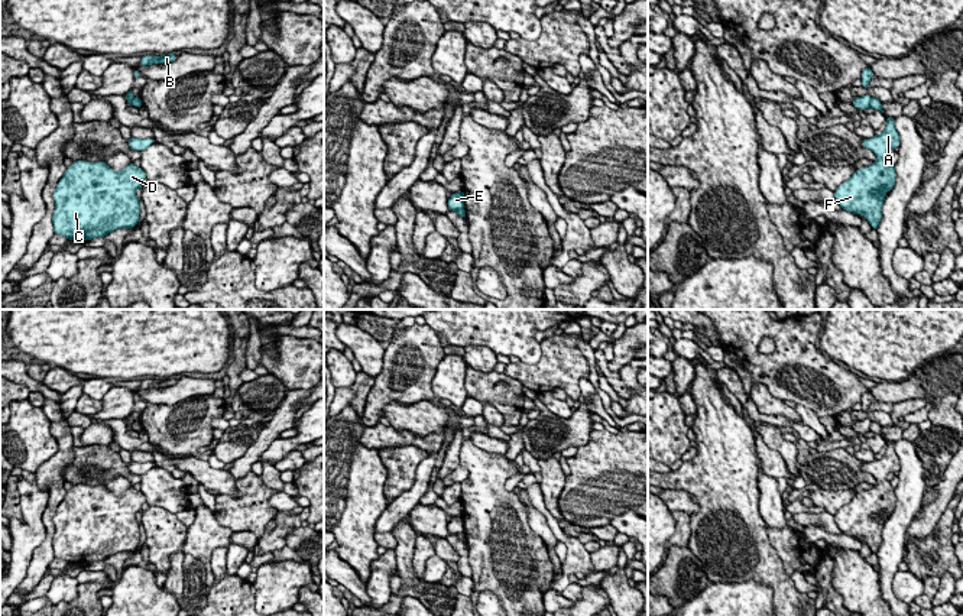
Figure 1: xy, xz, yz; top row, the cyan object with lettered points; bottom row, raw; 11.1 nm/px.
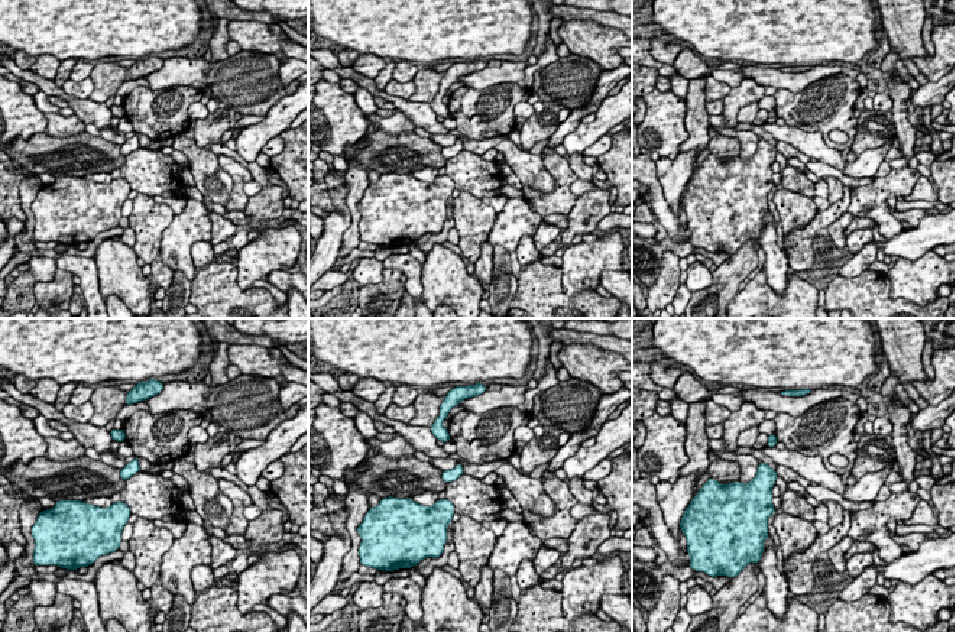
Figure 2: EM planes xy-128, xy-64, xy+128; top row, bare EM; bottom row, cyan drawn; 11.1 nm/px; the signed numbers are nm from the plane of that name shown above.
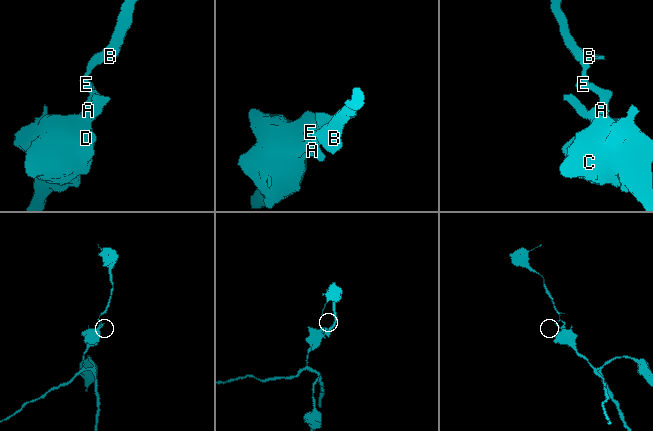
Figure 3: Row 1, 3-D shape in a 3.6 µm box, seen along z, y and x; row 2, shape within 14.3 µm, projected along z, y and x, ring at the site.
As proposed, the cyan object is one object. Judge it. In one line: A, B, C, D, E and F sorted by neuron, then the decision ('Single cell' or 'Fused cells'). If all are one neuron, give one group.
Groups: A C D F / B E. Fused cells

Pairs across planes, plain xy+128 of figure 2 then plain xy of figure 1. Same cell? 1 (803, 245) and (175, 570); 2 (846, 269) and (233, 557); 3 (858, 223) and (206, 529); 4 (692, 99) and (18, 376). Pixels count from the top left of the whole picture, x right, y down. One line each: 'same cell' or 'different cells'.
1: same cell
2: same cell
3: different cells
4: different cells

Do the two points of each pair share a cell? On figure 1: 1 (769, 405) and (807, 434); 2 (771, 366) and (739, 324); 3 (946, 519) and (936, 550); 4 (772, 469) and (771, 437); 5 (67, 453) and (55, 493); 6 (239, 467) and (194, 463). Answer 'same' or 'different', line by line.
1: different
2: same
3: same
4: different
5: same
6: different

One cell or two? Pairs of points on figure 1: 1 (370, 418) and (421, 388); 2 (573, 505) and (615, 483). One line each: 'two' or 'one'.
1: one
2: one

